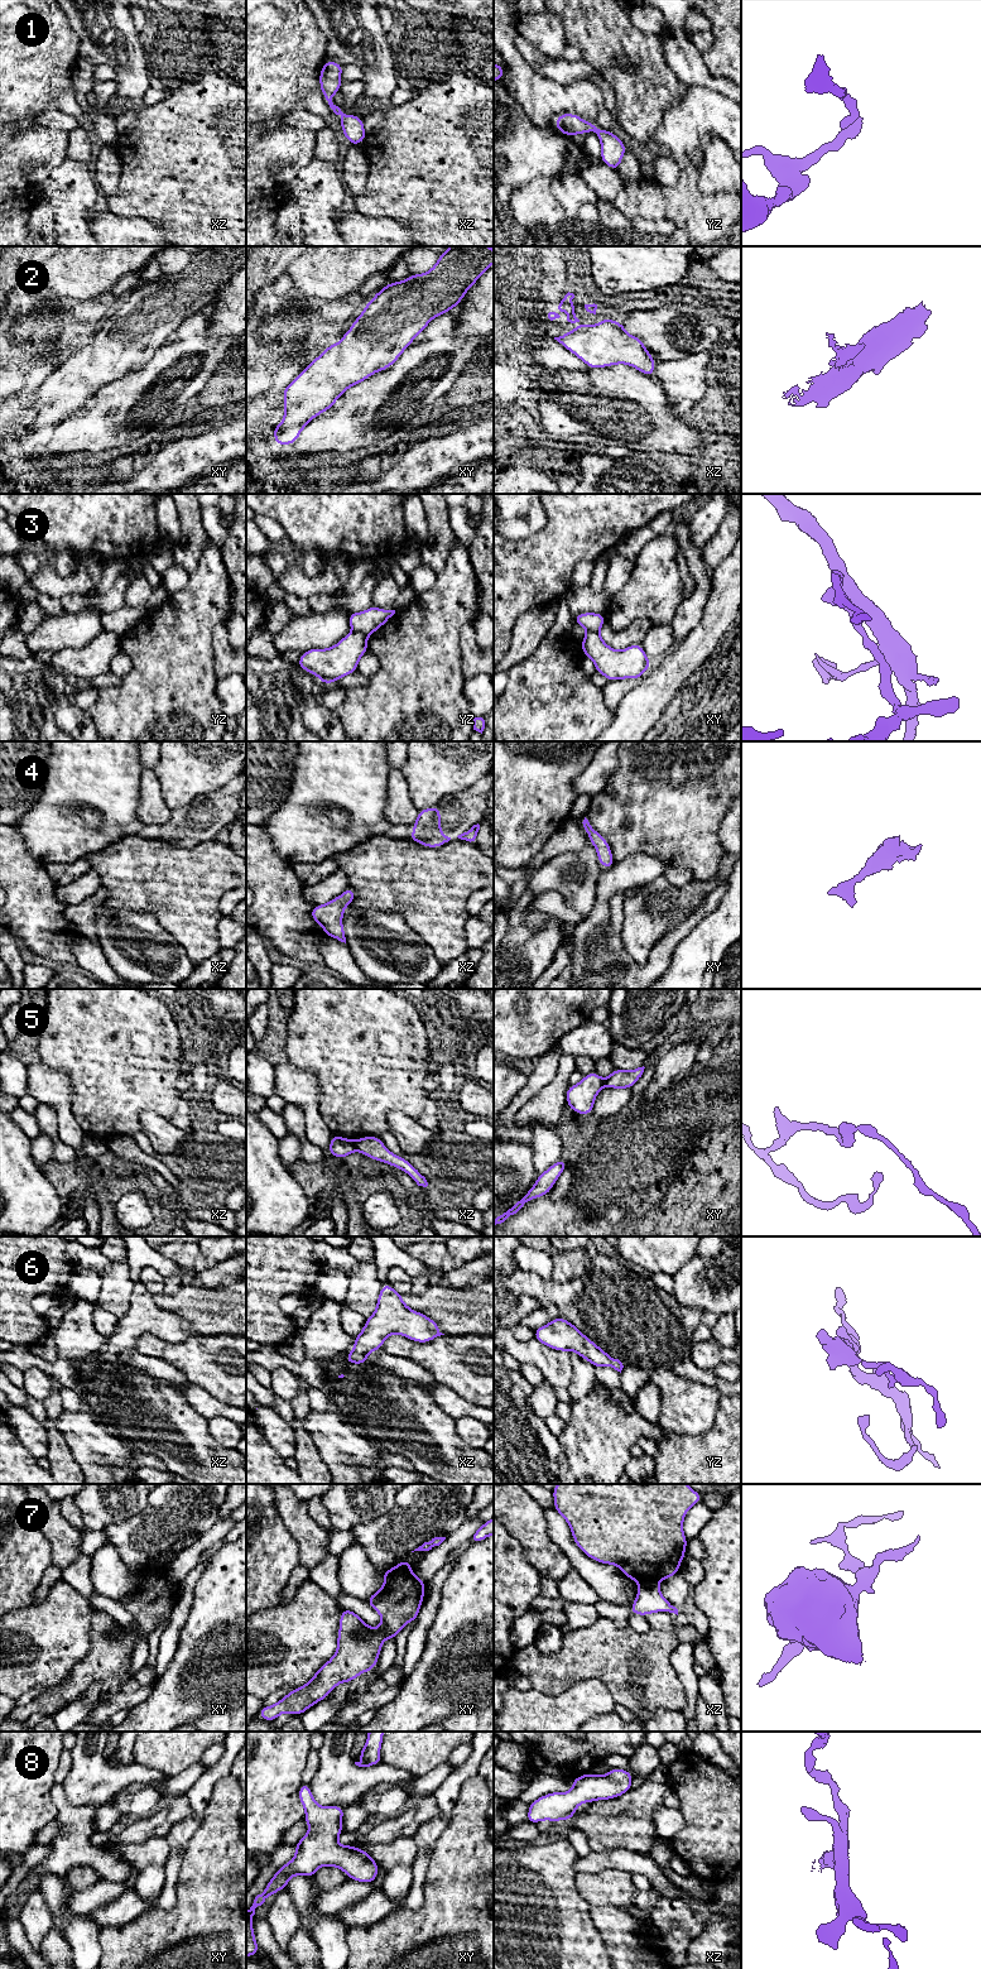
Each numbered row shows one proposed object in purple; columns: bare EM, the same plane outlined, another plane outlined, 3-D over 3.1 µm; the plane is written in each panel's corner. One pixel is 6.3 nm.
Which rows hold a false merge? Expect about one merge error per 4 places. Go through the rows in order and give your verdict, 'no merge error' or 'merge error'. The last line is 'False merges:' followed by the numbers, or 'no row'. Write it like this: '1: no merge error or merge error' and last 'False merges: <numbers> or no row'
1: no merge error
2: no merge error
3: merge error
4: no merge error
5: merge error
6: no merge error
7: merge error
8: no merge error
False merges: 3, 5, 7

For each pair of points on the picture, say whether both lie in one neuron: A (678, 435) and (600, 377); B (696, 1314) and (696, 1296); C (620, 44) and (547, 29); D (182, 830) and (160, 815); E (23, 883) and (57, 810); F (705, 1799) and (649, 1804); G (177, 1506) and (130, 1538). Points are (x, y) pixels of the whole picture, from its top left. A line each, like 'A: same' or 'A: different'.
A: same
B: different
C: different
D: different
E: different
F: different
G: same

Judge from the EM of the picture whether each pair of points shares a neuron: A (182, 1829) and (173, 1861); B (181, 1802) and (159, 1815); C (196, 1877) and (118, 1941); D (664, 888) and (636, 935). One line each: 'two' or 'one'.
A: one
B: one
C: one
D: one

